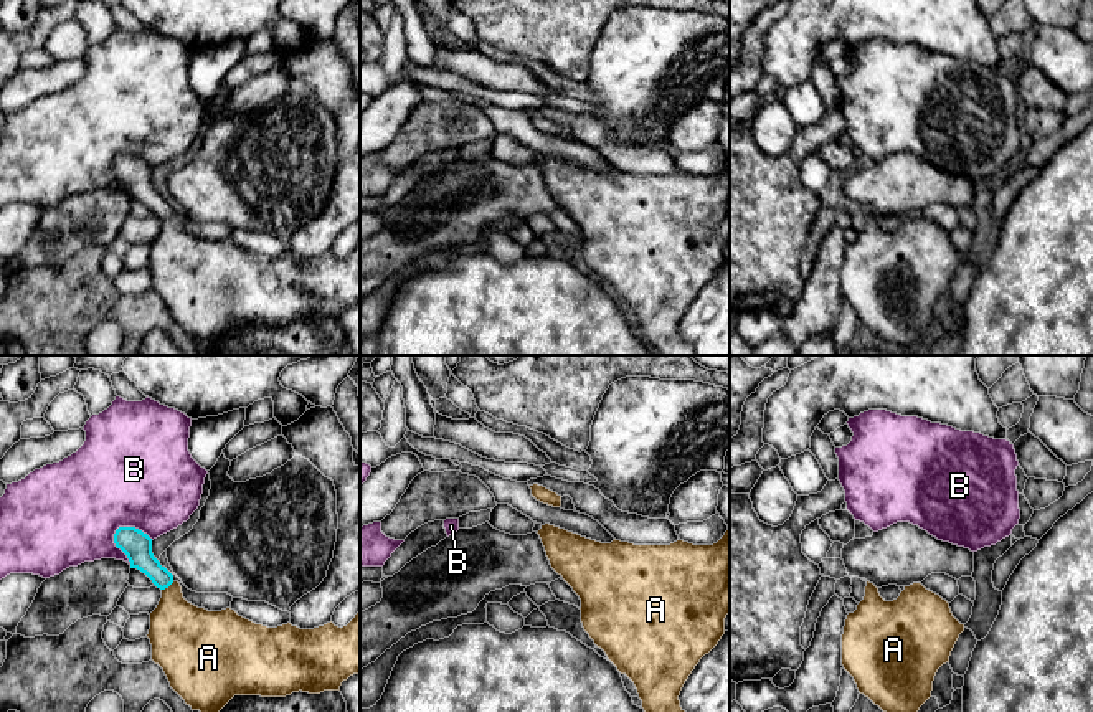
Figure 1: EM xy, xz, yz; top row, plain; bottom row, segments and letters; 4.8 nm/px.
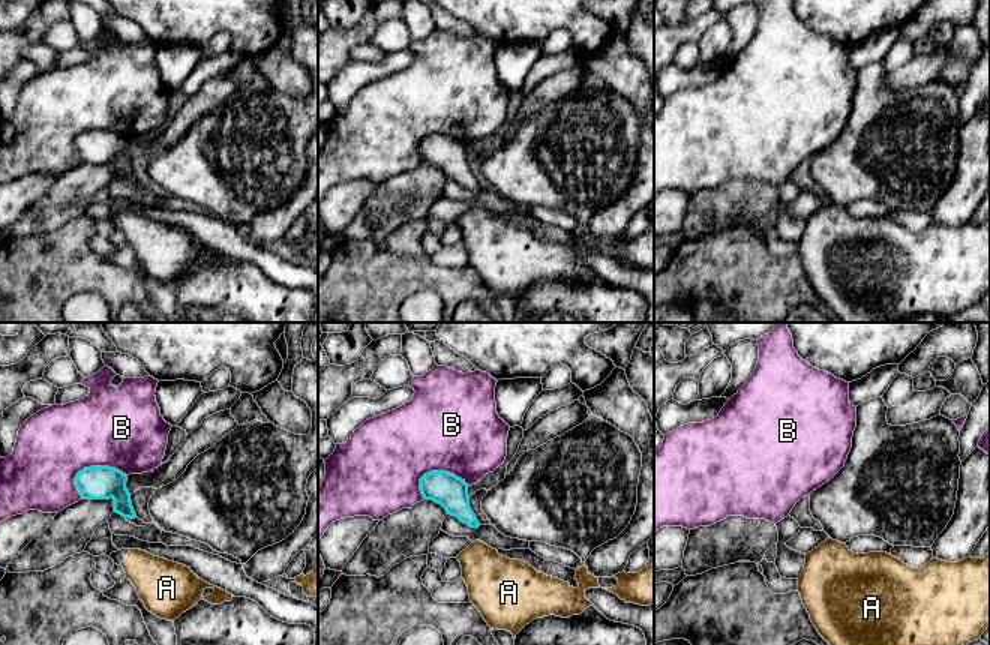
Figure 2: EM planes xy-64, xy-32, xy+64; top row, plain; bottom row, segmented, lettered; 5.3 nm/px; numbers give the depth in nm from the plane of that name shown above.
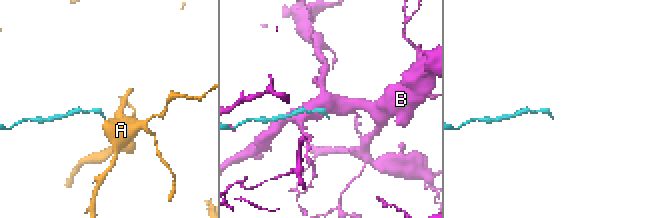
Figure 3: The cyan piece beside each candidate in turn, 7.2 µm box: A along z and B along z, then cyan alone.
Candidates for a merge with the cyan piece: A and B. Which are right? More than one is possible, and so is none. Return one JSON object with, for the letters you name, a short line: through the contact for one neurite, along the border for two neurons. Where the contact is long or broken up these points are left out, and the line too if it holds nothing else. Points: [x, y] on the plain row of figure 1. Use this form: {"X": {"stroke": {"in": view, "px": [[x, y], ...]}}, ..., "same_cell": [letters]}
{"A": {"stroke": {"in": "xy", "px": [[137, 175], [139, 185], [167, 217], [182, 265]]}}, "same_cell": ["A"]}

